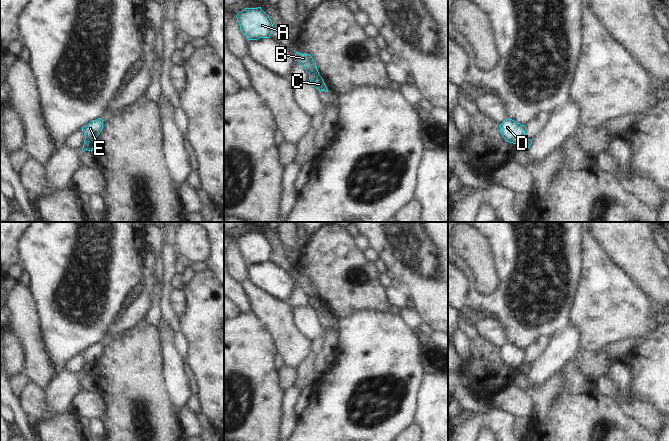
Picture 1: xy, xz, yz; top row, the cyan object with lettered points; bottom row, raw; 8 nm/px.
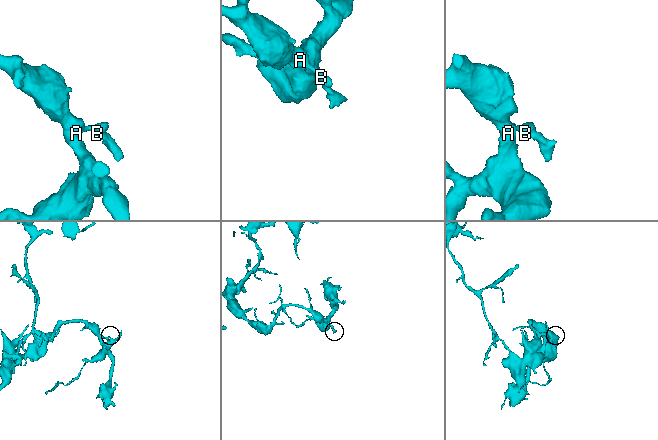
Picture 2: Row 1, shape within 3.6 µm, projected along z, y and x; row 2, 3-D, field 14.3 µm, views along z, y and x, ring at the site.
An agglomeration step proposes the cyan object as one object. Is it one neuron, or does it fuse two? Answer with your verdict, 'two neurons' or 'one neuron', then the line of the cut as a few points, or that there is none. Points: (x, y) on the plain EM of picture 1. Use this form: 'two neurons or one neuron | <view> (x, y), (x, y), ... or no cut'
two neurons | xz (309, 296), (318, 298)

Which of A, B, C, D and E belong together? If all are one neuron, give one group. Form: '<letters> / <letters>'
A B D E / C

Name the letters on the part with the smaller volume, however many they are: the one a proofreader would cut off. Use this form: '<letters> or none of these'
C

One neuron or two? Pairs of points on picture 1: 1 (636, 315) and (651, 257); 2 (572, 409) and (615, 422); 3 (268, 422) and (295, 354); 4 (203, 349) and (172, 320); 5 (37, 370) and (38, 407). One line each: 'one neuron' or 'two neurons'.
1: two neurons
2: one neuron
3: two neurons
4: two neurons
5: two neurons

